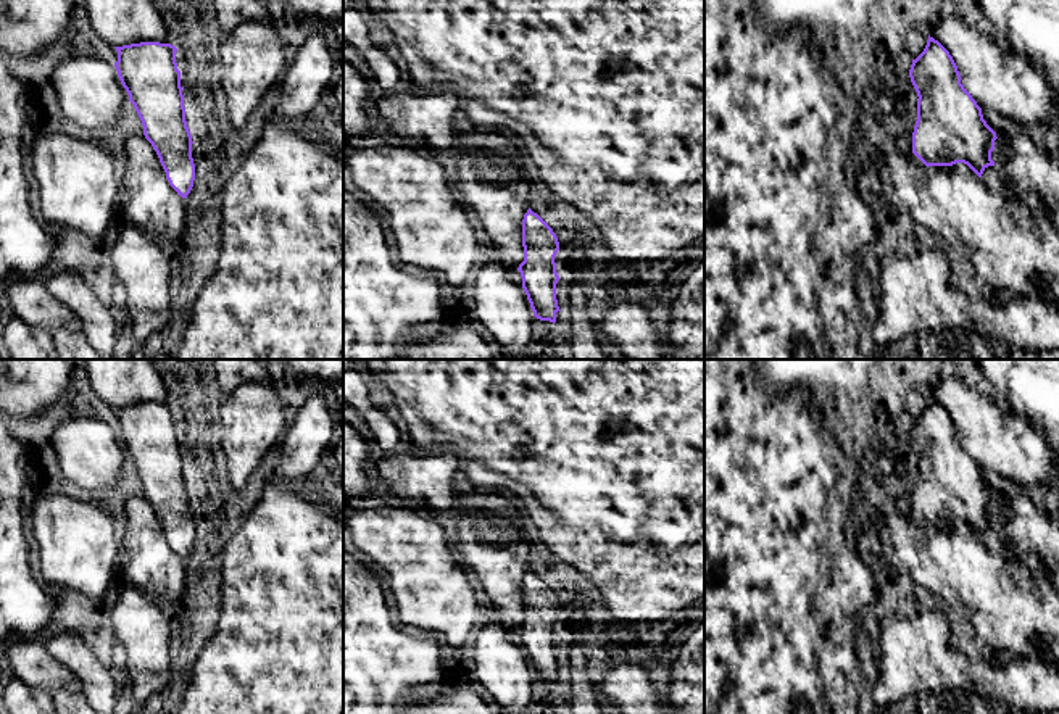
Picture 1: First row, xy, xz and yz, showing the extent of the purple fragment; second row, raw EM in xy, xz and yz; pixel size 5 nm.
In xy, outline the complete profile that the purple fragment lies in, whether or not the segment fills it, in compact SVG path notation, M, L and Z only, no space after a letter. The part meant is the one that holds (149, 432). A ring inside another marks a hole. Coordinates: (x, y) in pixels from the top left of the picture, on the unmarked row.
M140 403L114 408L118 438L134 466L143 496L156 513L169 546L187 559L195 542L192 496L185 482L177 409Z

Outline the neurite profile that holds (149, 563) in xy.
M145 496L124 501L124 522L119 529L119 567L129 583L168 608L185 590L185 559L169 546Z

